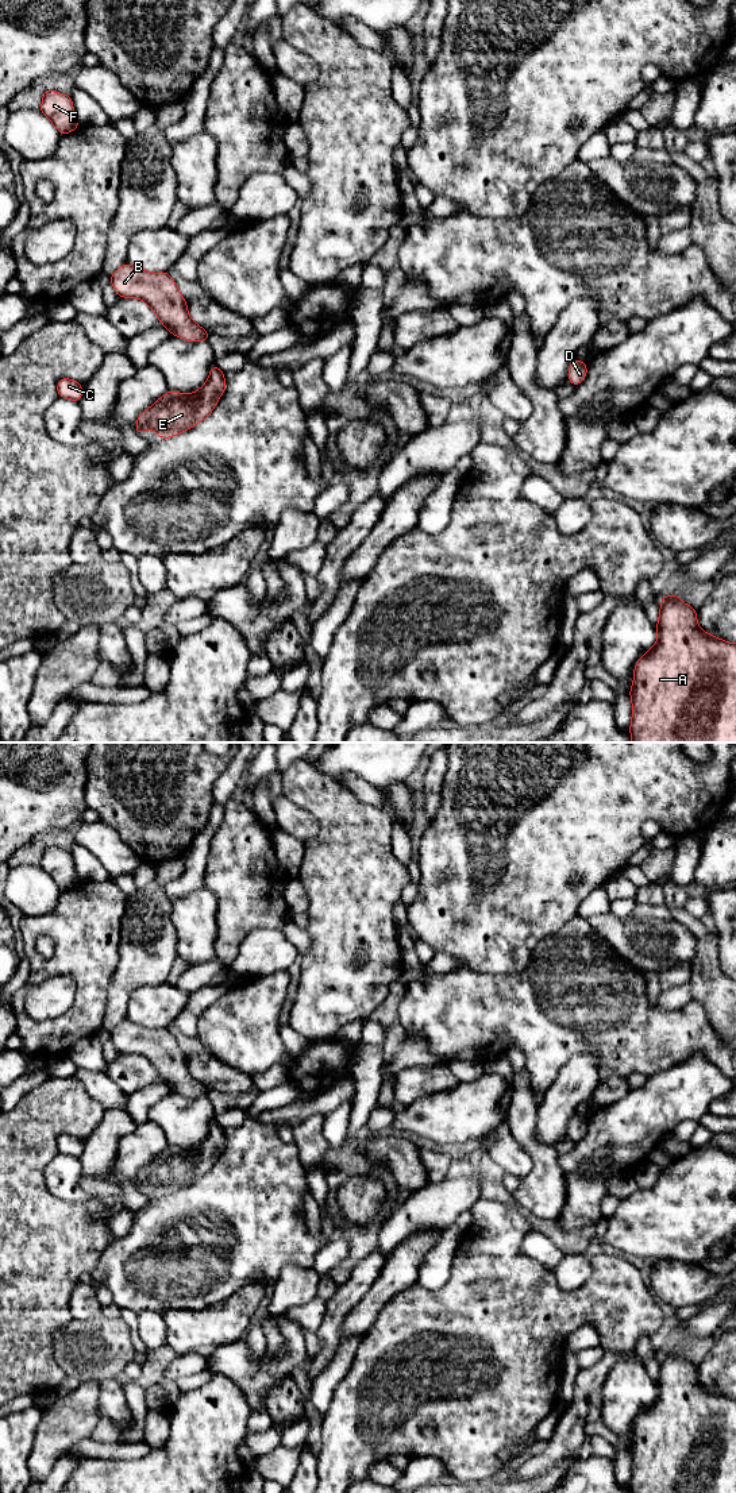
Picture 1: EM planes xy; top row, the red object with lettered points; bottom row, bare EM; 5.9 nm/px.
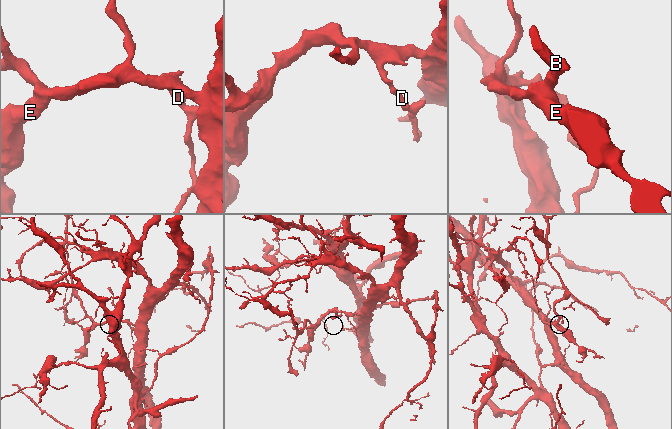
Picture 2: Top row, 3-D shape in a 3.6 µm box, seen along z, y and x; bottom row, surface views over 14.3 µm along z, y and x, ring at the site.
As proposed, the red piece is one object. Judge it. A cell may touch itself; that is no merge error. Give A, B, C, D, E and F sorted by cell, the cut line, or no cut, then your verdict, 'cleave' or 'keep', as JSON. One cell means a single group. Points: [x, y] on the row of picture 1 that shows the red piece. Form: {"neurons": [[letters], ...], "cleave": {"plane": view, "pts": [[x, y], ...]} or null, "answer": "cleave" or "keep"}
{"neurons": [["A", "B", "C", "D", "E", "F"]], "cleave": null, "answer": "keep"}

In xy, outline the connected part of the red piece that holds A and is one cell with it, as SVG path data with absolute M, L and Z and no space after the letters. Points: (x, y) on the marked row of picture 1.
M678 594L660 599L656 629L656 644L636 661L633 684L628 693L632 699L632 721L629 726L632 742L736 742L736 644L717 639L712 633L705 633L697 624L697 610L683 603Z

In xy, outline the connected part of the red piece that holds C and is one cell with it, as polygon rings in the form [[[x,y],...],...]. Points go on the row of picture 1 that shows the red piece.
[[[61,378],[57,383],[58,396],[72,401],[81,401],[82,397],[82,385],[70,378]]]

